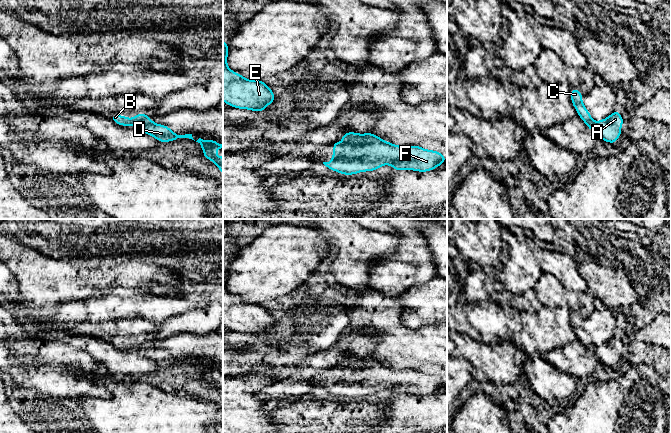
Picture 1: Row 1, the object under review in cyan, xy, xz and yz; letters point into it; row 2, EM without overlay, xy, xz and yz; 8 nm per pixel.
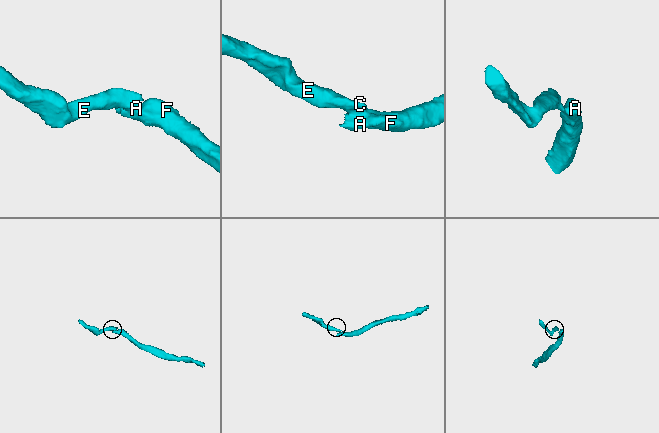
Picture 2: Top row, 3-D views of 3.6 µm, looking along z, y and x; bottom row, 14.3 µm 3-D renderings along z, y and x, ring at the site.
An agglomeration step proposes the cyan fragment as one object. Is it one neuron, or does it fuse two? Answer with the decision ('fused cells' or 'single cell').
fused cells

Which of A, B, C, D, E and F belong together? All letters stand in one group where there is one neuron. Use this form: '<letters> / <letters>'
A D F / B C E

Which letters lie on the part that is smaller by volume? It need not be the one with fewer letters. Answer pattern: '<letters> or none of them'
B, C, E

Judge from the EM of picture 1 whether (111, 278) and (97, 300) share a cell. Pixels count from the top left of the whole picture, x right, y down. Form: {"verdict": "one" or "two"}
{"verdict": "two"}

